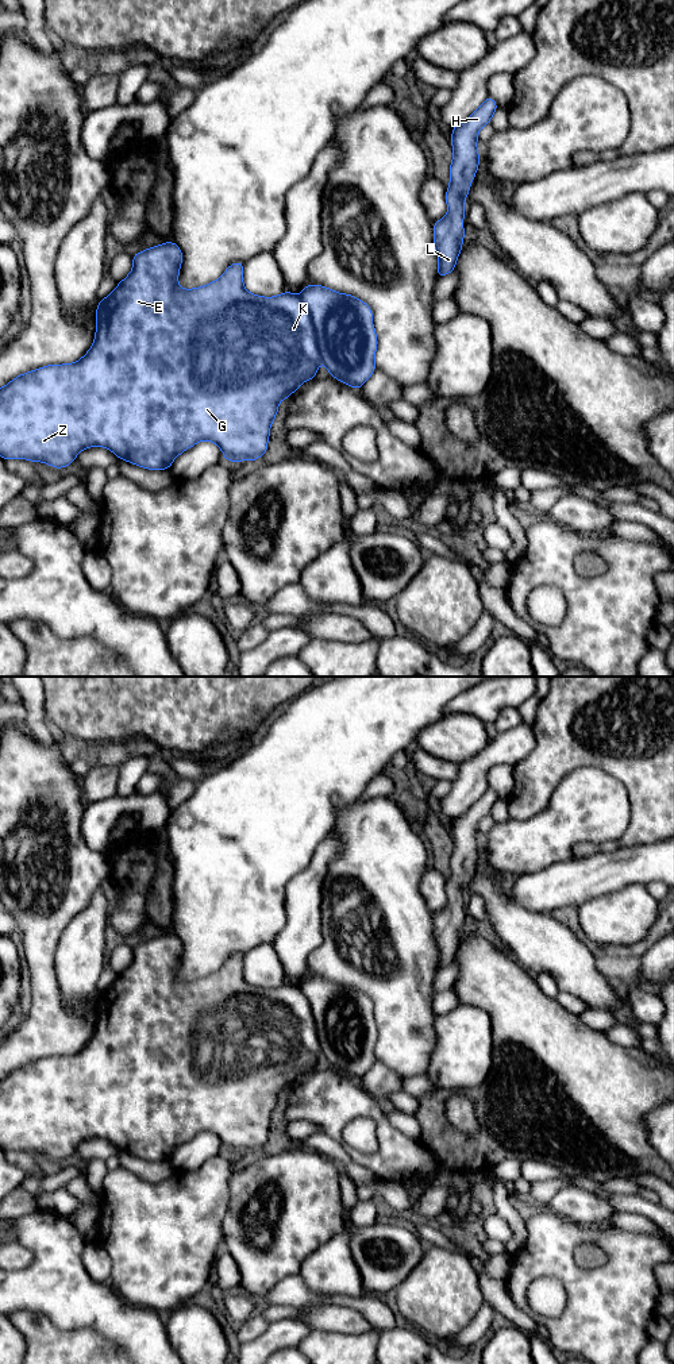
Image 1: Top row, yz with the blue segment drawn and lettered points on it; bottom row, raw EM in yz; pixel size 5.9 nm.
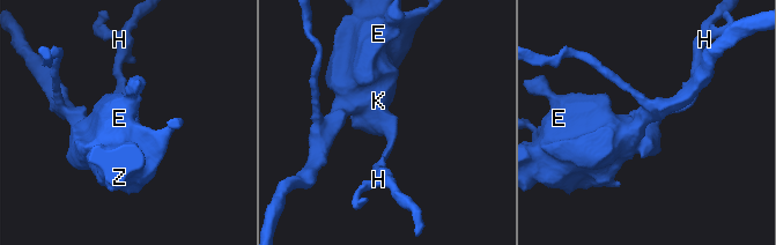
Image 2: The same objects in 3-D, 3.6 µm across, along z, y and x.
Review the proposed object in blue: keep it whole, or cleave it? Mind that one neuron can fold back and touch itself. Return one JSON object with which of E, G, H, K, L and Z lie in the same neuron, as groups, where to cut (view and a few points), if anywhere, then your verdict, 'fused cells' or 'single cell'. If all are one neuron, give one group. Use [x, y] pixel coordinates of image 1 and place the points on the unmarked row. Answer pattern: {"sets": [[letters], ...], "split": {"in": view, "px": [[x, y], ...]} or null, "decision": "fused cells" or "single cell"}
{"sets": [["E", "G", "K", "Z"], ["H", "L"]], "split": {"in": "yz", "px": [[299, 987], [309, 1006], [320, 1052]]}, "decision": "fused cells"}

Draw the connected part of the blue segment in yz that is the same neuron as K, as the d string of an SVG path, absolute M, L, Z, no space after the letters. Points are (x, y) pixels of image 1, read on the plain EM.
M166 933L132 947L132 955L131 964L118 975L109 987L100 991L96 999L95 1032L80 1052L39 1059L18 1067L0 1079L0 1148L3 1151L28 1151L62 1160L73 1155L81 1141L99 1137L111 1141L119 1151L136 1157L150 1161L169 1161L177 1147L201 1132L217 1136L226 1152L230 1153L261 1151L267 1144L270 1117L278 1103L280 1093L288 1090L304 1072L315 1070L320 1055L316 1024L301 989L290 983L284 983L276 989L249 985L243 978L244 953L232 955L219 971L211 975L195 980L182 980L178 978L182 943L174 933Z

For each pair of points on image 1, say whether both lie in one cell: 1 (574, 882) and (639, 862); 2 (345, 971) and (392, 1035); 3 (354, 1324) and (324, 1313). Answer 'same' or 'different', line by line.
1: same
2: same
3: same

